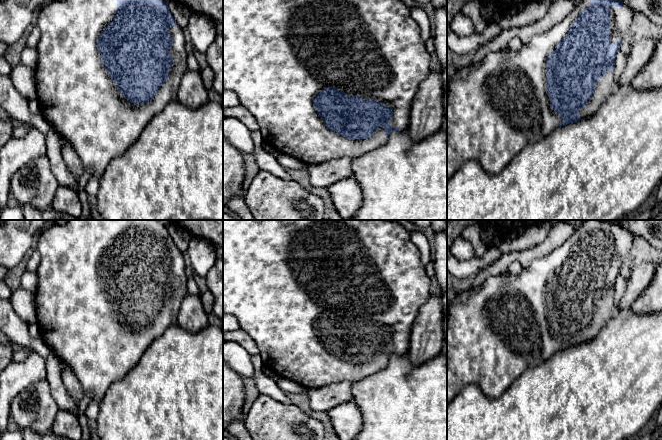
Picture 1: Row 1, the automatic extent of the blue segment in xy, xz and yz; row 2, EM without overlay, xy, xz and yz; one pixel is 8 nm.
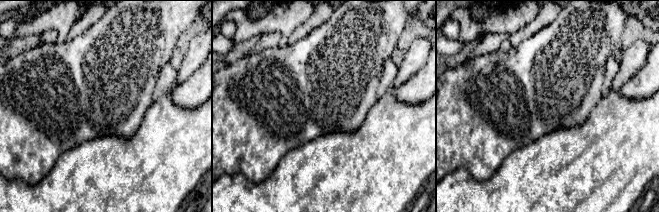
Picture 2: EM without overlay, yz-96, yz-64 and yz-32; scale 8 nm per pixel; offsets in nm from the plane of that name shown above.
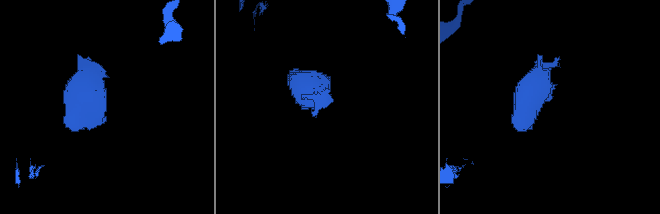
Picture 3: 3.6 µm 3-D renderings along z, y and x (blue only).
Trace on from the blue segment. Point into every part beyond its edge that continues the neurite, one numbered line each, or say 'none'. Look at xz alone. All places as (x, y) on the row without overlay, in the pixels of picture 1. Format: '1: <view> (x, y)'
1: xz (278, 275)

